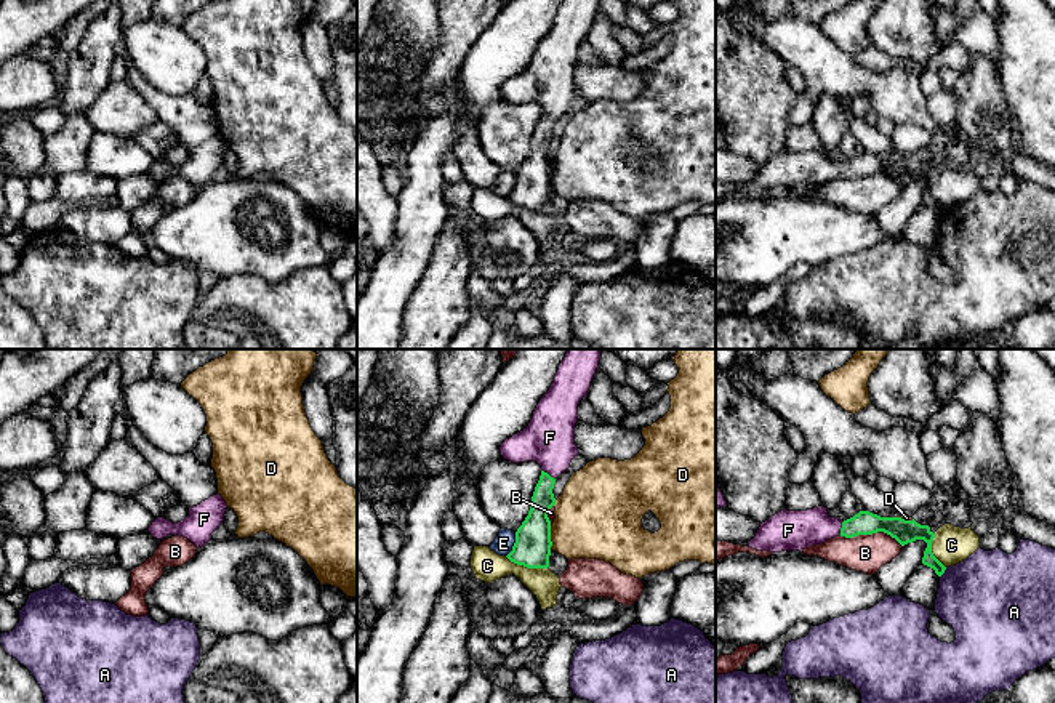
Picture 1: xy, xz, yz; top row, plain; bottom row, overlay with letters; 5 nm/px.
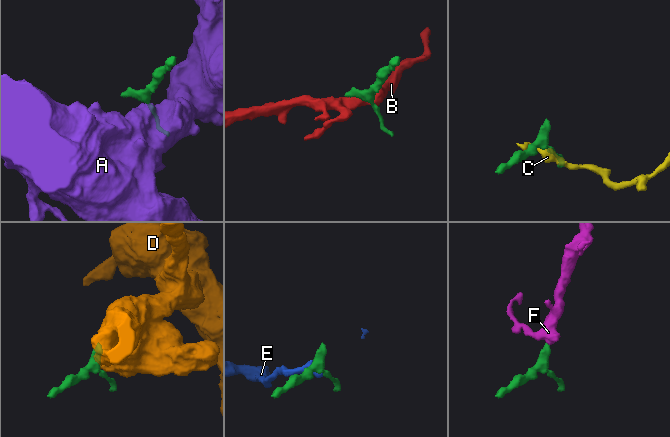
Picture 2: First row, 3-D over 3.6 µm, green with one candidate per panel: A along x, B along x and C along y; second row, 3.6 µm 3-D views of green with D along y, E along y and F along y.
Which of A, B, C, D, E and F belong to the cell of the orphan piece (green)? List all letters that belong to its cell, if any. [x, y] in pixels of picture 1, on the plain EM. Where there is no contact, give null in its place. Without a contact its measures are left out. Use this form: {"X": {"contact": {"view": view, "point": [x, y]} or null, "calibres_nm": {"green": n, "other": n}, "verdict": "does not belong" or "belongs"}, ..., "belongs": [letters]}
{"A": {"contact": {"view": "yz", "point": [943, 213]}, "calibres_nm": {"green": 80, "other": 440}, "verdict": "does not belong"}, "B": {"contact": {"view": "yz", "point": [871, 175]}, "calibres_nm": {"green": 120, "other": 190}, "verdict": "does not belong"}, "C": {"contact": {"view": "xz", "point": [525, 207]}, "calibres_nm": {"green": 190, "other": 160}, "verdict": "does not belong"}, "D": {"contact": {"view": "xz", "point": [549, 178]}, "calibres_nm": {"green": 190, "other": 400}, "verdict": "does not belong"}, "E": {"contact": {"view": "xz", "point": [514, 186]}, "calibres_nm": {"green": 190, "other": 100}, "verdict": "does not belong"}, "F": {"contact": {"view": "yz", "point": [841, 170]}, "calibres_nm": {"green": 120, "other": 200}, "verdict": "belongs"}, "belongs": ["F"]}

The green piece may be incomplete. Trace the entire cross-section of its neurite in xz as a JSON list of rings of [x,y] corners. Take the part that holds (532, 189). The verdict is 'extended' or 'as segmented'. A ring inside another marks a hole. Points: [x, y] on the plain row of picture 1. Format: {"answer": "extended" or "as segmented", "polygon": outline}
{"answer": "extended", "polygon": [[[564,0],[554,18],[549,32],[538,43],[528,67],[506,80],[501,88],[501,98],[512,104],[536,102],[541,107],[541,117],[535,128],[530,152],[515,173],[512,192],[506,197],[511,203],[527,210],[548,210],[551,197],[551,162],[548,152],[556,146],[552,135],[556,120],[570,109],[572,101],[580,94],[575,86],[575,66],[578,62],[578,46],[588,37],[591,22],[599,10],[600,0]]]}

